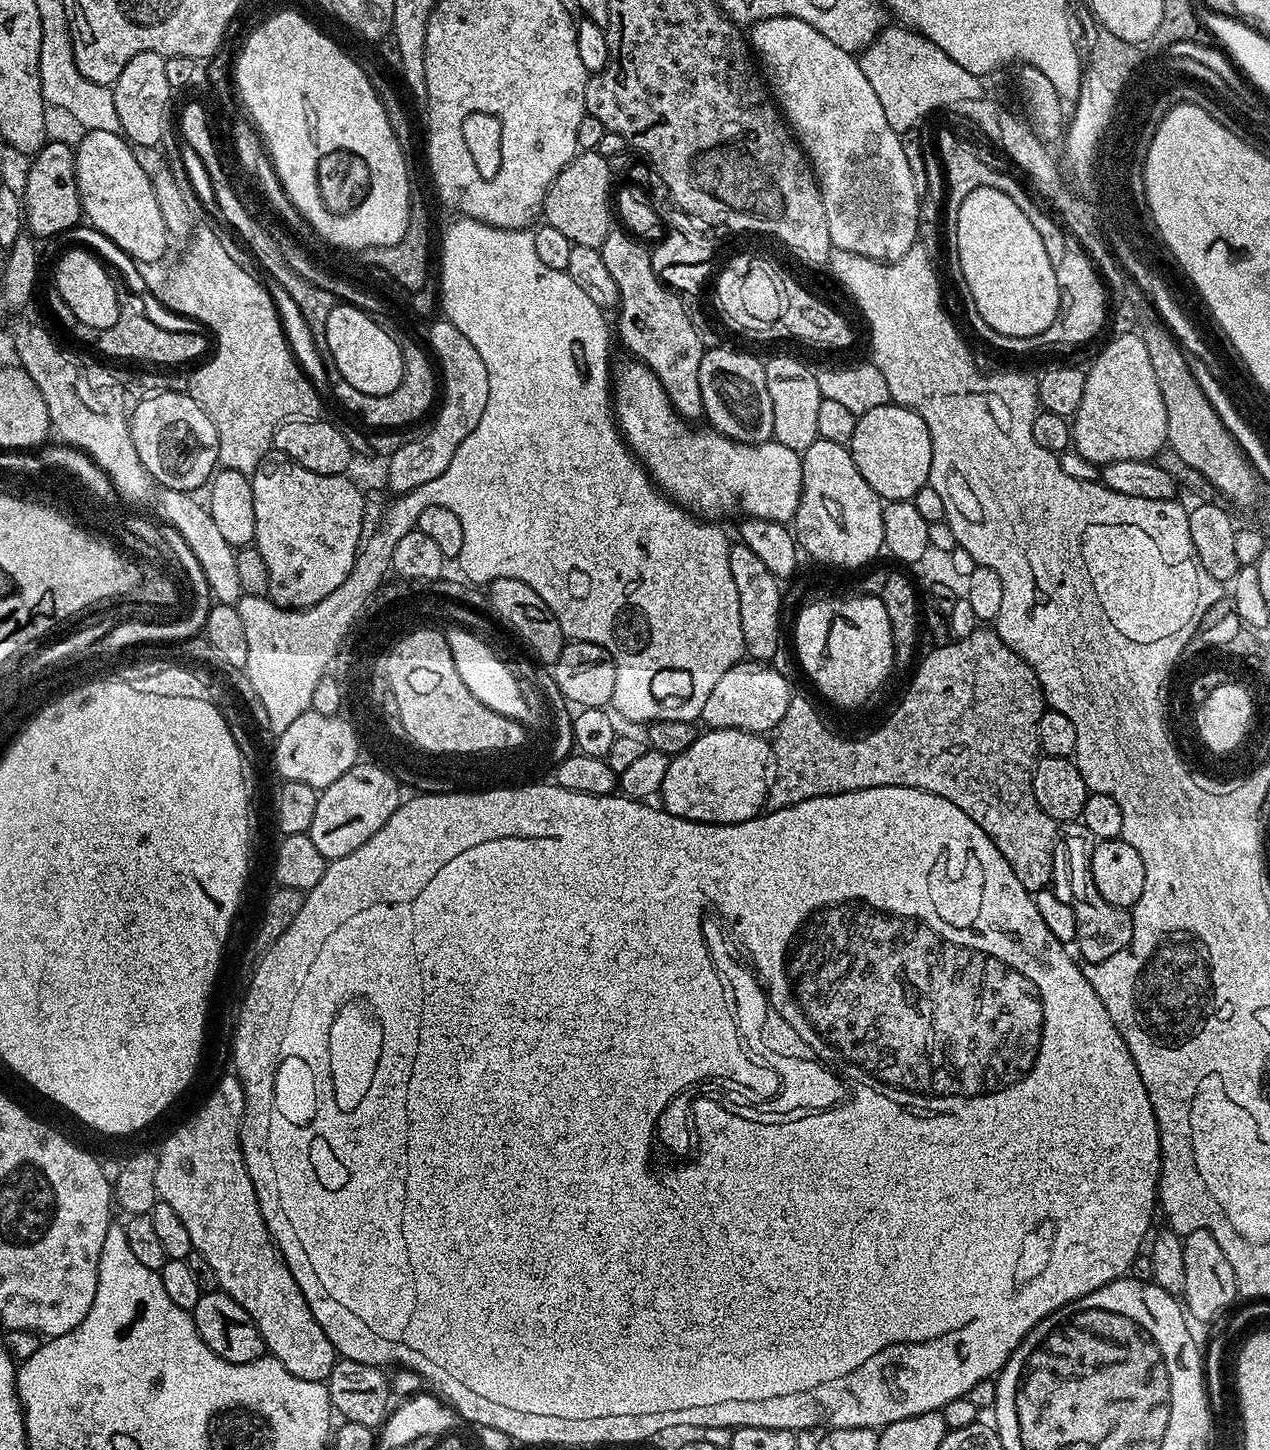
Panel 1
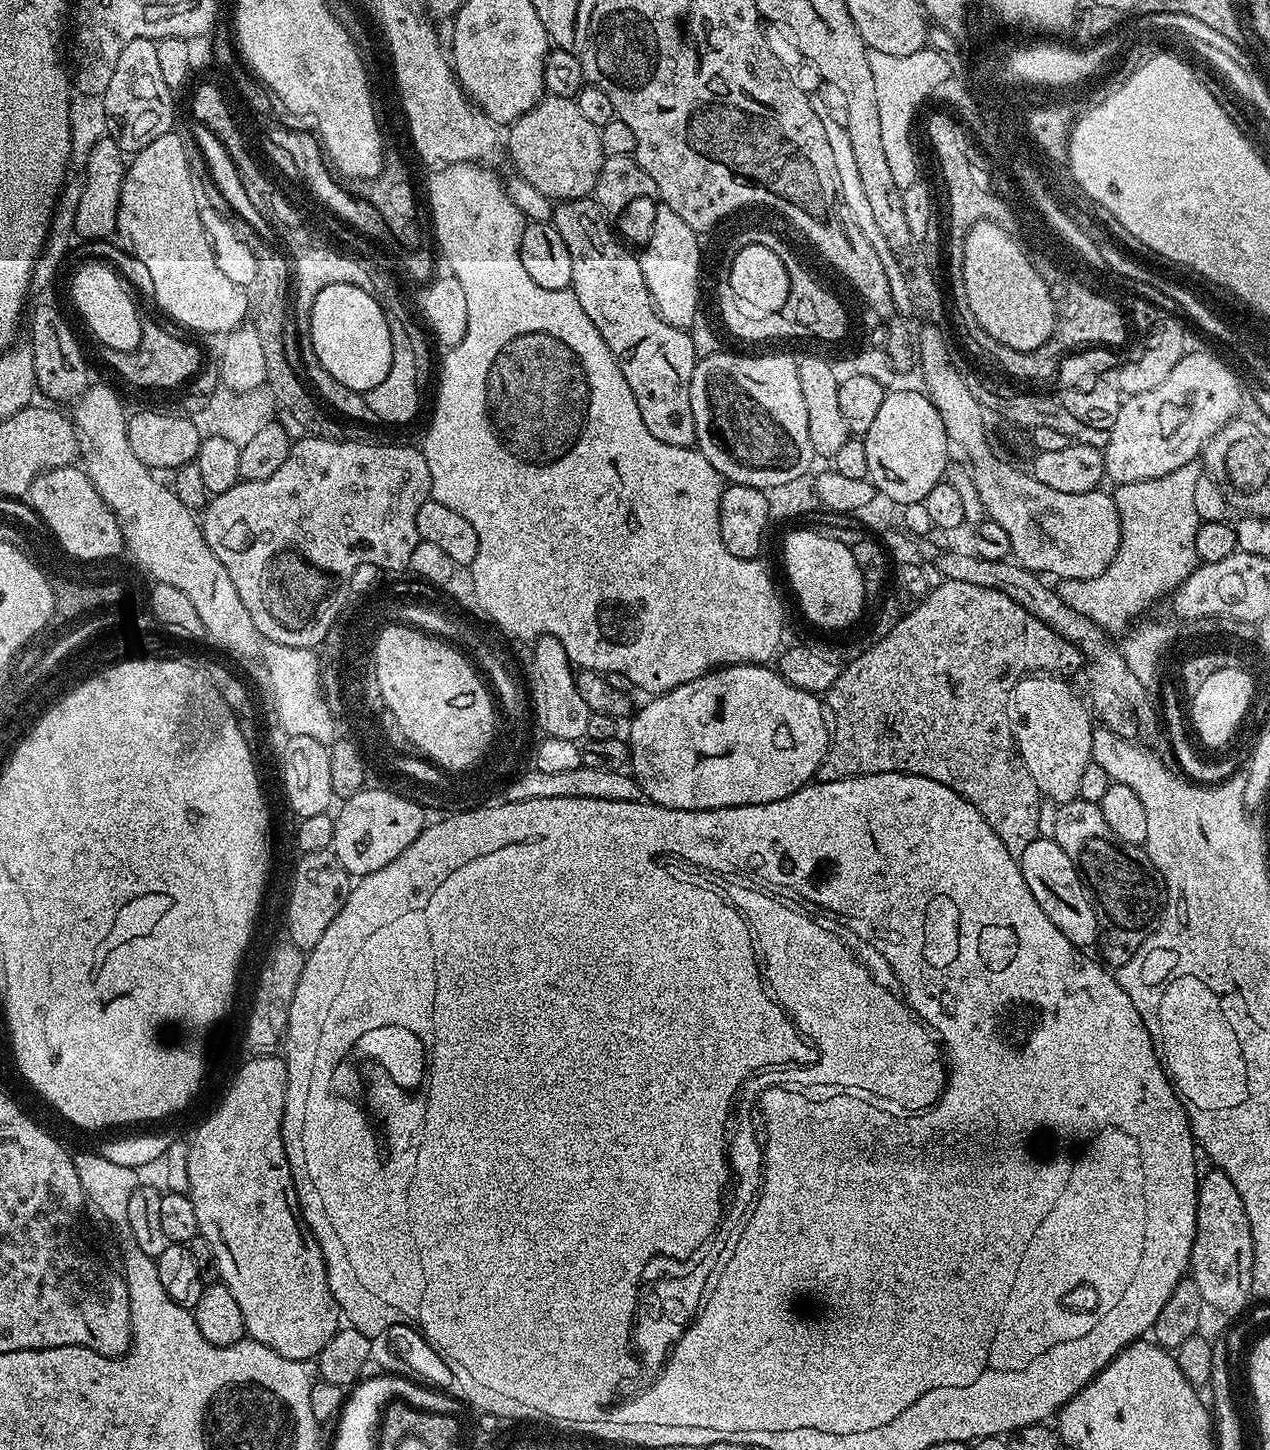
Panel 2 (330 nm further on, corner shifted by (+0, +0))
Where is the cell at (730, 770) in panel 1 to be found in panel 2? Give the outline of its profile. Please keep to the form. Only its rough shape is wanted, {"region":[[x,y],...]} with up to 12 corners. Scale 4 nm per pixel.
{"region":[[734,664],[631,717],[651,803],[790,798],[830,747],[821,697]]}

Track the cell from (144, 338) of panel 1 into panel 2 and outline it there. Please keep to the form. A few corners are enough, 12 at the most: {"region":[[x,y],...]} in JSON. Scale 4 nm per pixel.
{"region":[[142,319],[142,338],[104,360],[140,388],[176,388],[200,348]]}

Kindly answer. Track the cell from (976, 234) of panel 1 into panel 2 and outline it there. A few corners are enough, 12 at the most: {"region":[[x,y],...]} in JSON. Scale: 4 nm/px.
{"region":[[1000,228],[965,240],[966,298],[1007,348],[1048,341],[1057,313]]}

